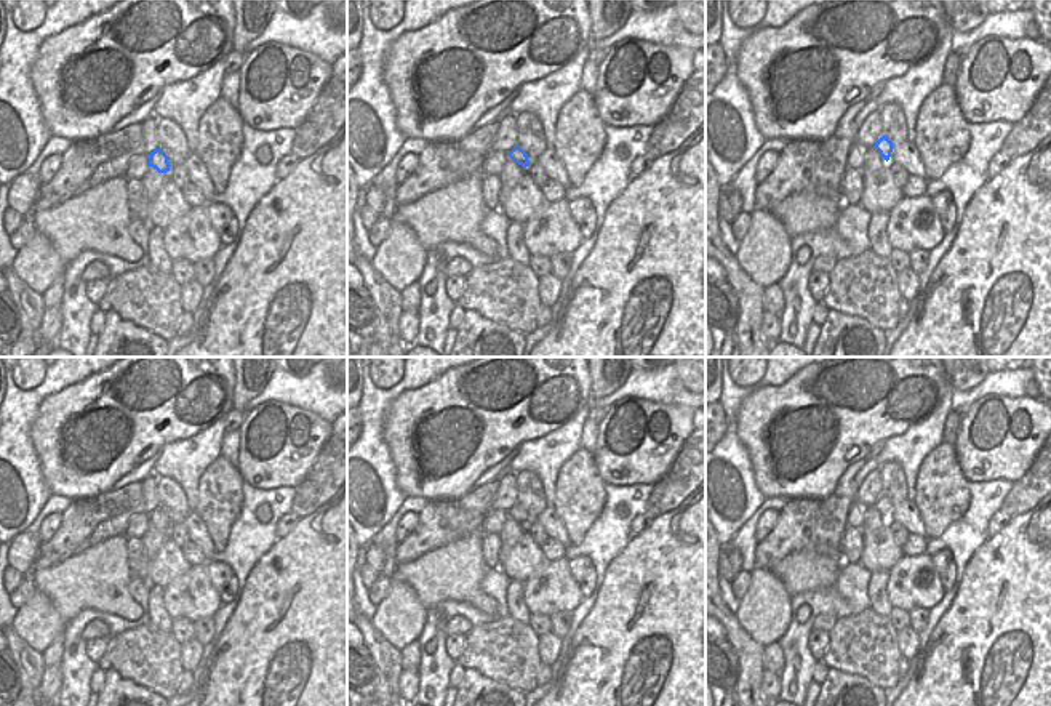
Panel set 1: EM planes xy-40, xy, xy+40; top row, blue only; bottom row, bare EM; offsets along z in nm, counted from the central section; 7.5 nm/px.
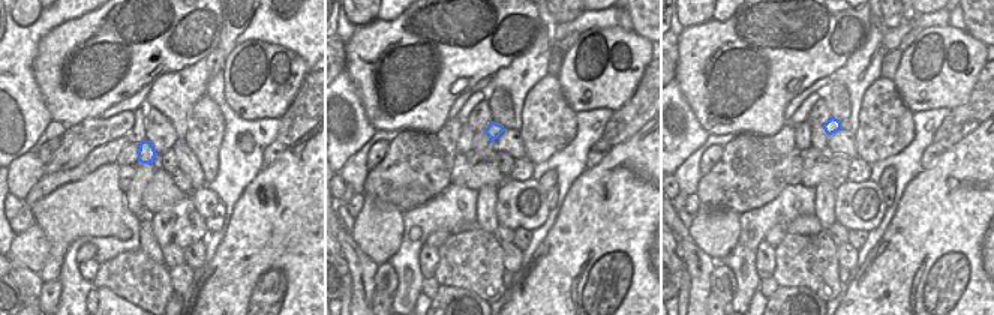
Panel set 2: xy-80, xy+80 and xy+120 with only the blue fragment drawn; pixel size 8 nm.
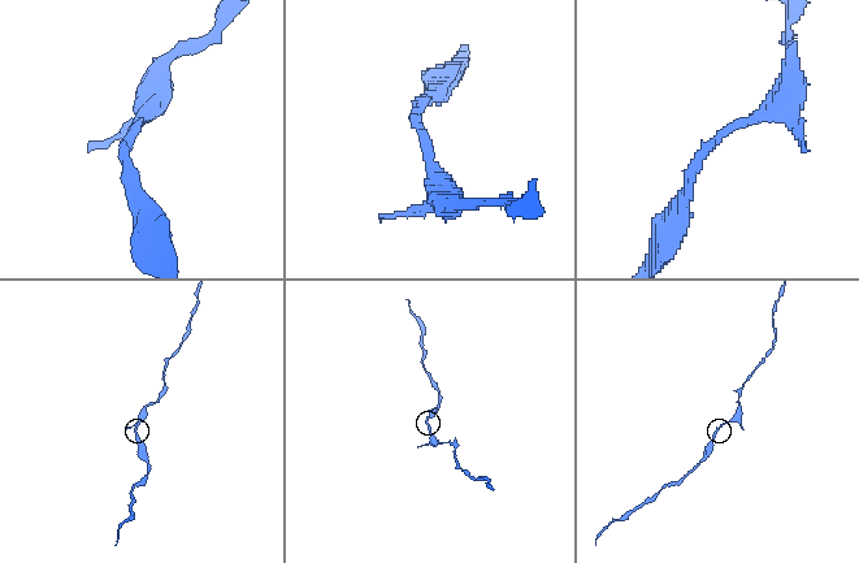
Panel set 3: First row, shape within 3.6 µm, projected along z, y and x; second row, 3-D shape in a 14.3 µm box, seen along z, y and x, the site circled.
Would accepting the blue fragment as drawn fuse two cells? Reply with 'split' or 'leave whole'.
leave whole

